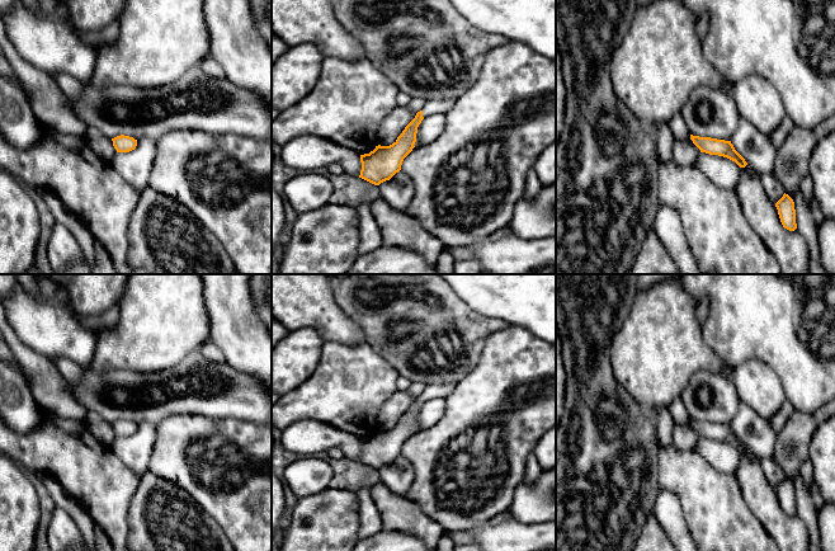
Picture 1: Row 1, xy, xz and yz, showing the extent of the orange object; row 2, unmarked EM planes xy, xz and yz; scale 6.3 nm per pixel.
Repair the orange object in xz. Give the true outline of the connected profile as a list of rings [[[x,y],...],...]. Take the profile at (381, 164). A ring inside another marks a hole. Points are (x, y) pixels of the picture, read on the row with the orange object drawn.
[[[486,53],[477,56],[472,61],[464,84],[454,89],[449,98],[426,100],[424,108],[416,113],[415,118],[405,127],[392,145],[378,145],[369,154],[360,155],[362,170],[359,178],[379,185],[398,173],[404,159],[415,147],[418,127],[421,121],[433,113],[447,113],[456,100],[477,81],[485,57]]]

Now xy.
[[[124,135],[112,138],[112,141],[117,152],[129,152],[135,150],[137,146],[137,140]]]

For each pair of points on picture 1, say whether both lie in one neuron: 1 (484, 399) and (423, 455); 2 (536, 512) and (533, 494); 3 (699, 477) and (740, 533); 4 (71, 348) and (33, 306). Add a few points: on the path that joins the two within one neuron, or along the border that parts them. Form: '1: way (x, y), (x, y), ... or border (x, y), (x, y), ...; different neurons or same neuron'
1: way (468, 414), (438, 444); same neuron
2: way (536, 508), (533, 498); same neuron
3: way (704, 491), (711, 499), (712, 505), (726, 519); same neuron
4: way (62, 338), (41, 316); same neuron

